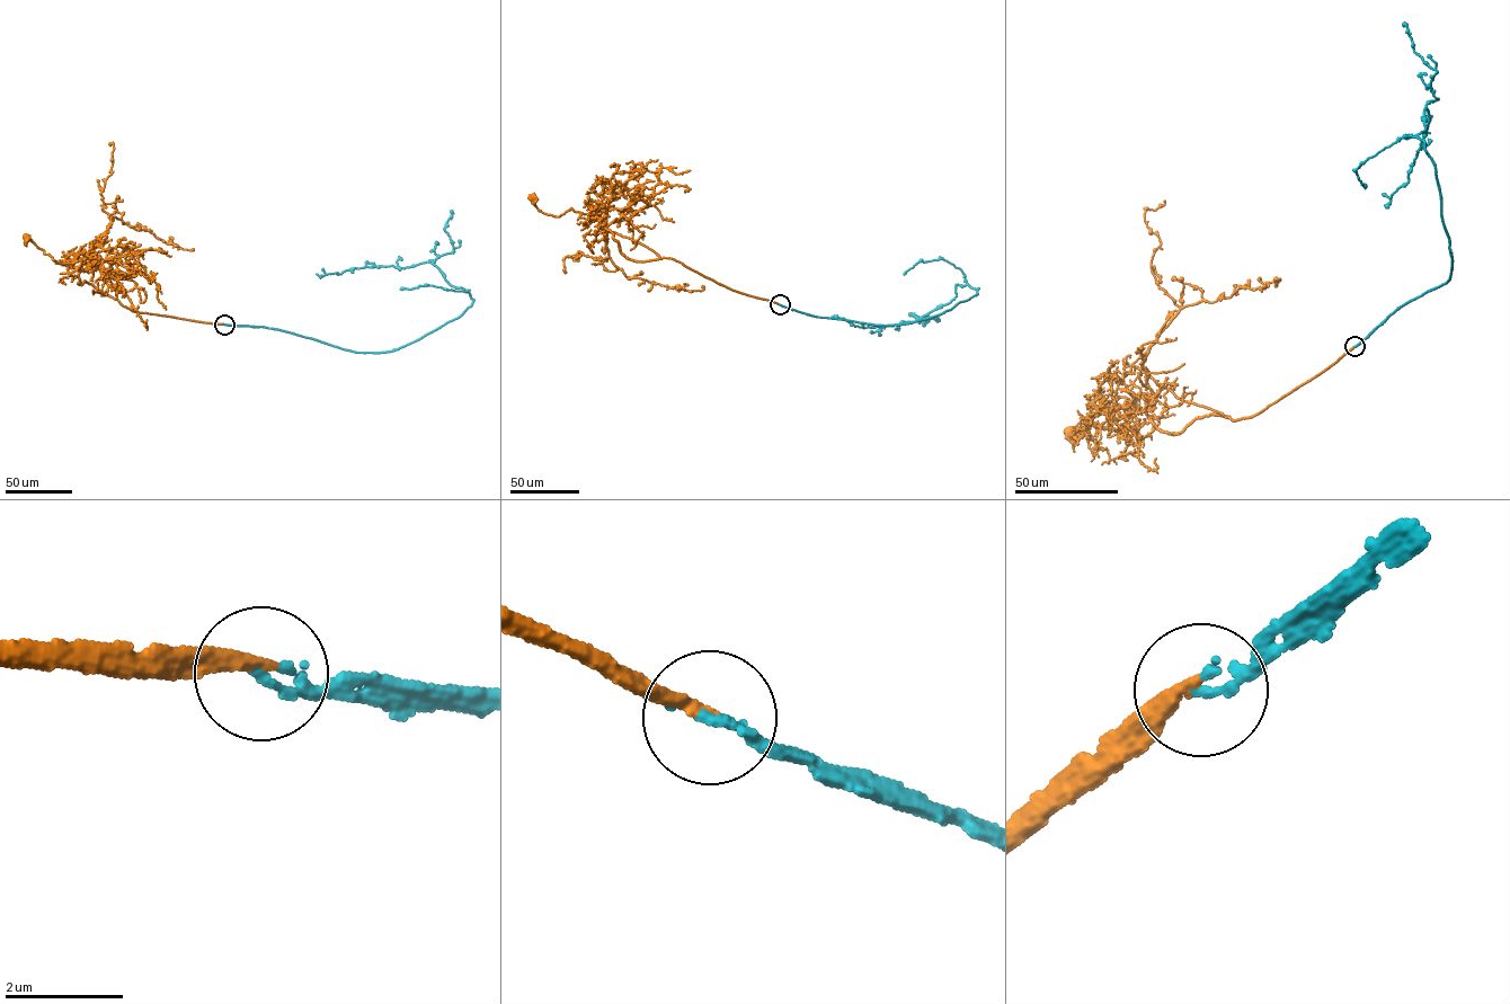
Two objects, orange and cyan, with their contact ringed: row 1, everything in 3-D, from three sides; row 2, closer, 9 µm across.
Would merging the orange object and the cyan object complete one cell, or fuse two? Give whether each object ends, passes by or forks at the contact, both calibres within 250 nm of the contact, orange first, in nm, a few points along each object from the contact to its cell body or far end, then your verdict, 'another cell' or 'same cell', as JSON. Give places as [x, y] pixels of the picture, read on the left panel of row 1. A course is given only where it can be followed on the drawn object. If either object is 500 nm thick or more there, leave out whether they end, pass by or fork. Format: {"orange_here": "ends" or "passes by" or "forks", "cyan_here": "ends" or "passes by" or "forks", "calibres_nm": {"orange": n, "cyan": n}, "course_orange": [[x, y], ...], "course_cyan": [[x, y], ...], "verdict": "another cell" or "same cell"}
{"orange_here": "ends", "cyan_here": "ends", "calibres_nm": {"orange": 200, "cyan": 170}, "course_orange": [[224, 325], [133, 311], [85, 281], [79, 284], [82, 258], [59, 263], [26, 237]], "course_cyan": [[224, 325], [380, 353], [419, 339], [473, 301], [428, 261], [316, 274]], "verdict": "same cell"}

